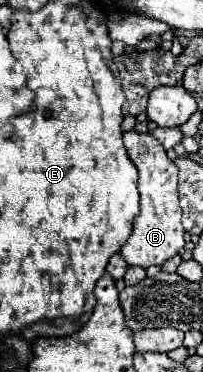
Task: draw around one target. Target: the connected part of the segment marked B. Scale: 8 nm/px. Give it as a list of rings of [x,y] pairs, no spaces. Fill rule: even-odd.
[[[129,130],[123,134],[123,144],[139,172],[137,188],[141,194],[141,210],[133,222],[133,234],[121,248],[121,256],[129,266],[163,266],[185,246],[185,230],[181,226],[181,208],[177,200],[177,166],[167,158],[161,142],[157,142],[151,134]]]

